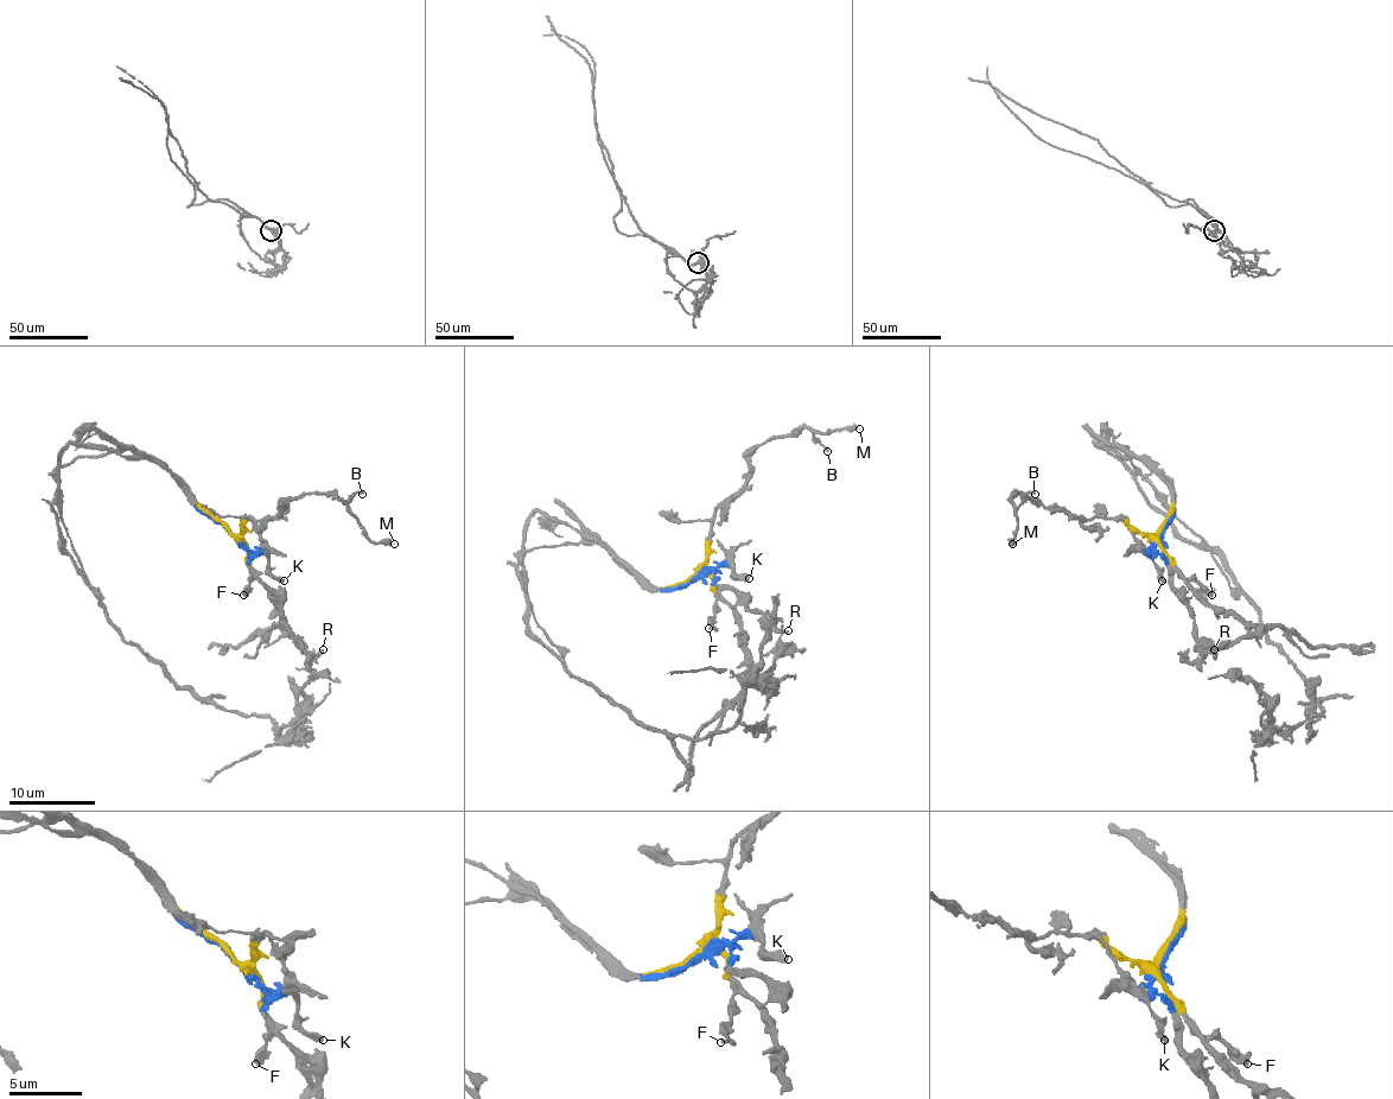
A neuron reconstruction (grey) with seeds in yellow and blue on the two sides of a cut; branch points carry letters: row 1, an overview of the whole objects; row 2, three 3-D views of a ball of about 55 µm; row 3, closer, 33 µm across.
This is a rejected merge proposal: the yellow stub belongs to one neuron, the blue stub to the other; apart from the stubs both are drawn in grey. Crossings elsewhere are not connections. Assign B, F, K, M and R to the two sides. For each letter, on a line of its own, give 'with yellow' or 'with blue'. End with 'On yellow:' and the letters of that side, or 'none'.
B: with yellow
F: with yellow
K: with blue
M: with yellow
R: with blue
On yellow: B, F, M

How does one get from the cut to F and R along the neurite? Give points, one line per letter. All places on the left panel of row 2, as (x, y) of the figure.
F: (230, 531), (247, 548), (252, 576), (249, 589), (243, 596)
R: (230, 531), (247, 550), (249, 570), (280, 602), (281, 624), (310, 652), (323, 649)

